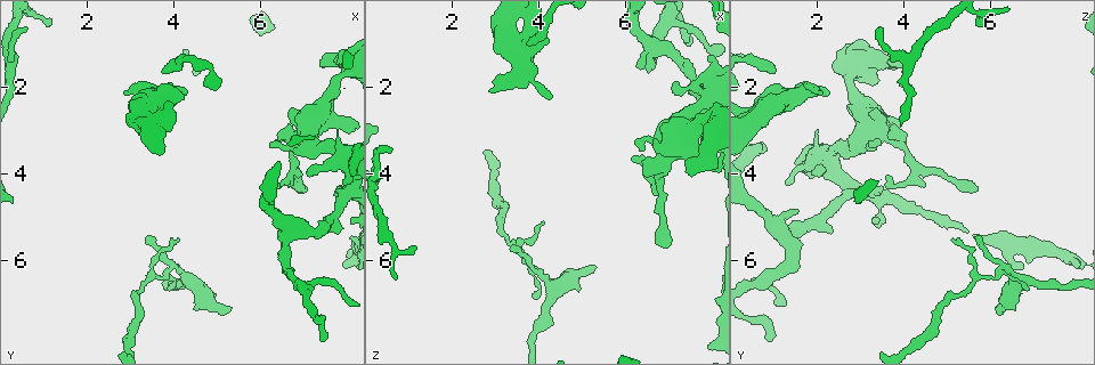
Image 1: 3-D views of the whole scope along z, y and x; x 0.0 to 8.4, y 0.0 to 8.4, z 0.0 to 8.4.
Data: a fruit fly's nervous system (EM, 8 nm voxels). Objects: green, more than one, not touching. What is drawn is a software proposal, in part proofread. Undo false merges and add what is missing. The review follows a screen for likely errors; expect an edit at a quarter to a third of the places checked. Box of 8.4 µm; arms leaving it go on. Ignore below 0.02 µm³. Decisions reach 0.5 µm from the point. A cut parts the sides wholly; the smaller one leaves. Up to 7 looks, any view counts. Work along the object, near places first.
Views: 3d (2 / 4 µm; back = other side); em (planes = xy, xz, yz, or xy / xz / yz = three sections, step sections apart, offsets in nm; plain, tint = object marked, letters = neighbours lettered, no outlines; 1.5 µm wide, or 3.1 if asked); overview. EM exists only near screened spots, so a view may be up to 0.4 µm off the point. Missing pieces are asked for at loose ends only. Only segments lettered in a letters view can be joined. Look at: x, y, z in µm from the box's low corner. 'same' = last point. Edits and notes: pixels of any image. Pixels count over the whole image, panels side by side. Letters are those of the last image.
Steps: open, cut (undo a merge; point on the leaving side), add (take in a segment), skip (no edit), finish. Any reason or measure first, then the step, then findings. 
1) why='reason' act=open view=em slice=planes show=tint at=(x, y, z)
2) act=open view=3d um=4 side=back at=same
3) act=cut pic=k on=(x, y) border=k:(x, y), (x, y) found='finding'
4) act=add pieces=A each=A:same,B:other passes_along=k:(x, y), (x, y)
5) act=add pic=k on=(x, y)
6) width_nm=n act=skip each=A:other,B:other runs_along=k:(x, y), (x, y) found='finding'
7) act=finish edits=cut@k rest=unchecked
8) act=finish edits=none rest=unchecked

why='thin end' act=open view=3d um=4 at=(0.55, 0.70, 3.50)

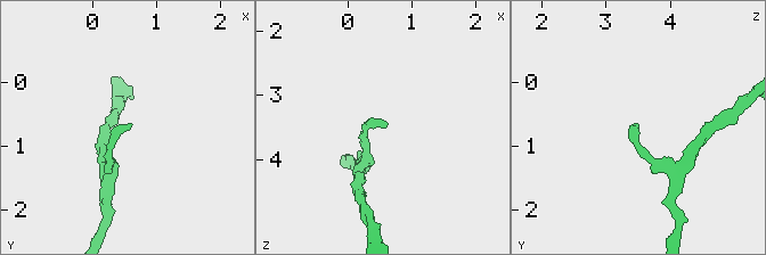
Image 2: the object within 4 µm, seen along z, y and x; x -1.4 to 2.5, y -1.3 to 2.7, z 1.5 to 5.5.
act=open view=em slice=planes show=letters at=(0.55, 0.65, 3.55)

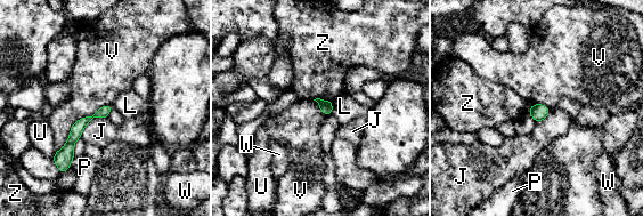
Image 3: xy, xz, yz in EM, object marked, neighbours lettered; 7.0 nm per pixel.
act=skip each=J:other,L:other,P:other,U:other,V:other,W:other,Z:other runs_along=3:(107, 107), (76, 129), (65, 165) found='none of them fits'

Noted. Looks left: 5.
why='branch stops here' act=open view=3d um=2 at=(7.75, 3.00, 1.95)

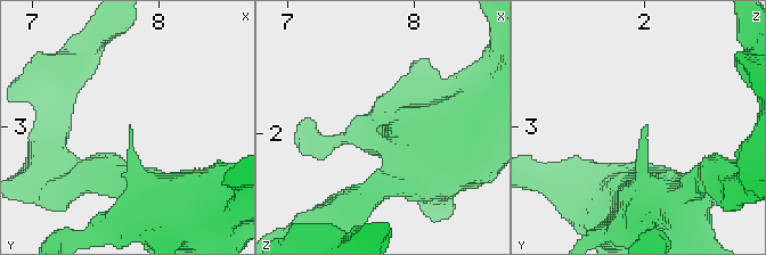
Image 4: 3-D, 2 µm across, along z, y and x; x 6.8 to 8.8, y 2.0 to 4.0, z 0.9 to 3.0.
act=open view=em slice=planes show=letters at=(7.74, 3.00, 2.00)

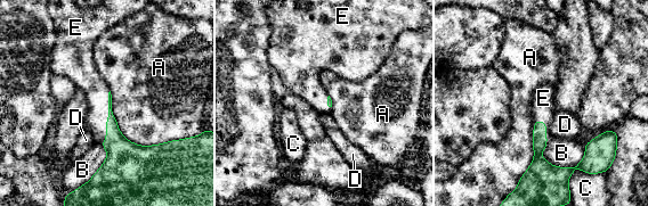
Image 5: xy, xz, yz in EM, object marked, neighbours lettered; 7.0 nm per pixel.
act=add pieces=E each=A:other,B:other,C:other,D:other,E:same passes_along=5:(120, 150), (108, 117), (95, 89) found='it goes on there'

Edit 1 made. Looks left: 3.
why='free end' act=open view=3d um=2 at=(7.35, 7.80, 0.85)

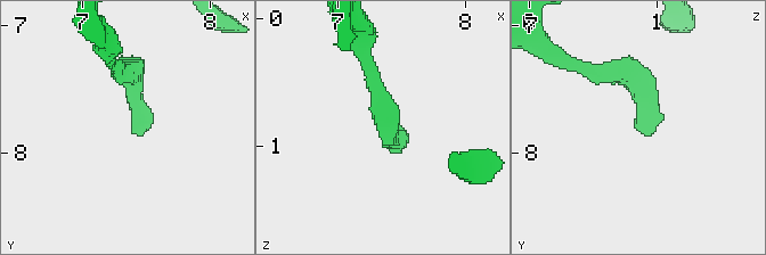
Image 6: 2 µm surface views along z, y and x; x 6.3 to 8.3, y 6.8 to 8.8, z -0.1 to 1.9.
act=open view=em slice=planes show=letters at=(7.36, 7.82, 0.90)

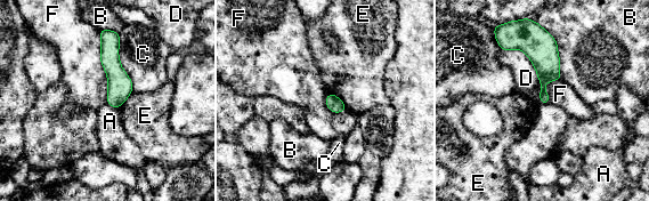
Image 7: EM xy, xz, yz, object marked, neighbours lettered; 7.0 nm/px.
longest_contact=F:500nm act=skip each=A:other,B:other,C:other,D:other,E:other,F:other runs_along=7:(105, 32), (116, 75), (116, 104) found='no lettered segment goes on from it'

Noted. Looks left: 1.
act=finish edits=add@5 rest=unchecked

